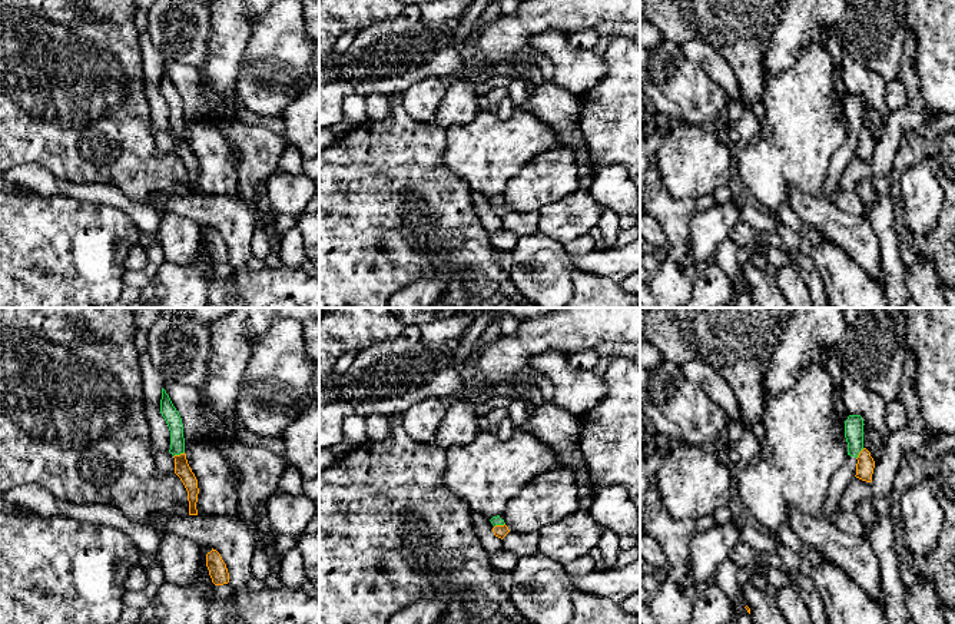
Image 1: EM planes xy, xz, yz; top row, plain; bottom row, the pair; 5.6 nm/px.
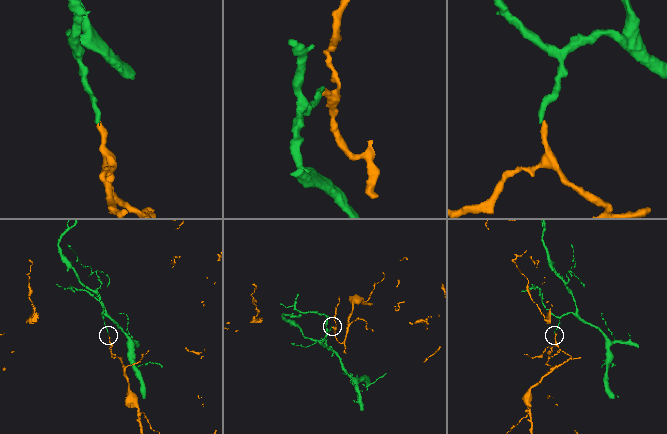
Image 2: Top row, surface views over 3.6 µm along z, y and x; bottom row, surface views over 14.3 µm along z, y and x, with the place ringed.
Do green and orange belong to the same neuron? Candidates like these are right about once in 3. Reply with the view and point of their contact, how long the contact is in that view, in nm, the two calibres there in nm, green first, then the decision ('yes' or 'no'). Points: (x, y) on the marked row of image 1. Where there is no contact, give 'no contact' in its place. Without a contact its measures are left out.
xy (178, 454) | 70 nm | 90/90 nm | no

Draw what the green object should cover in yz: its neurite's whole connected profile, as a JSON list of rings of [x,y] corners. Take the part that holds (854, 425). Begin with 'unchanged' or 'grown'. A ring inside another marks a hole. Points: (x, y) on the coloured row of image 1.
unchanged; [[[849,415],[845,421],[845,438],[848,455],[858,458],[863,449],[863,419],[861,415]]]

